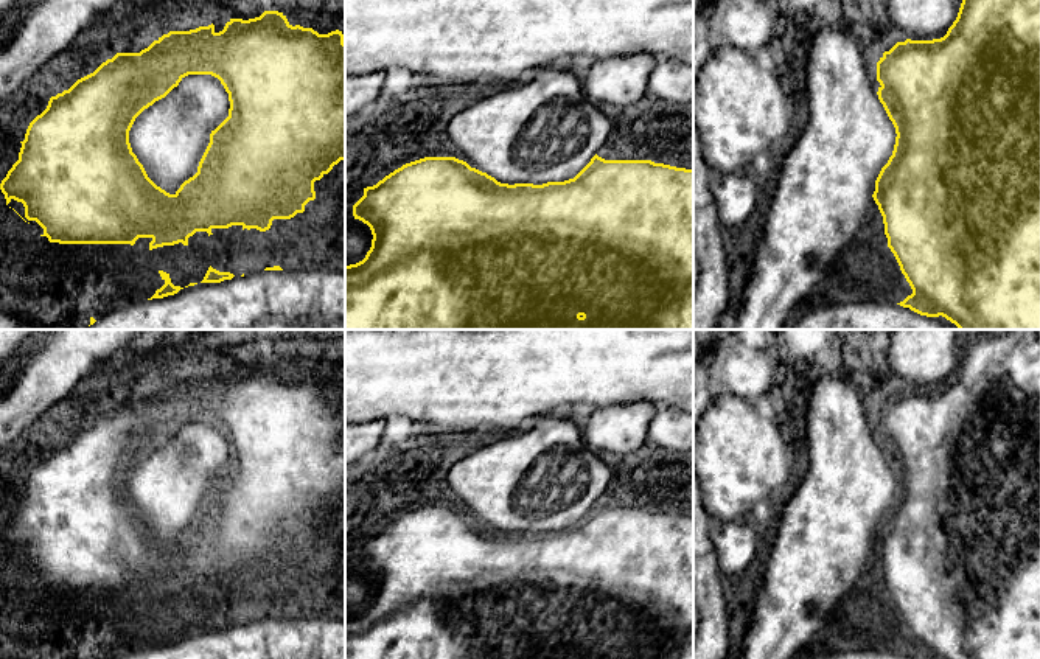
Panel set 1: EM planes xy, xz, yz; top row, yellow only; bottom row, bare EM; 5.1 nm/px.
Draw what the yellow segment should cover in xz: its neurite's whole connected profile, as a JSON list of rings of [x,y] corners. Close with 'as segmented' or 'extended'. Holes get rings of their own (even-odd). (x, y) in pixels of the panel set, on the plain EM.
[[[595,502],[574,527],[543,533],[508,533],[455,505],[424,505],[403,513],[376,533],[364,536],[364,544],[353,553],[353,564],[370,575],[373,588],[362,609],[345,614],[345,659],[693,659],[693,518],[651,508],[605,508]]]; as segmented

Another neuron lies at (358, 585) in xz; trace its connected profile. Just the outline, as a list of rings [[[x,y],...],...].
[[[345,566],[345,614],[362,609],[372,595],[372,588],[367,572]]]

